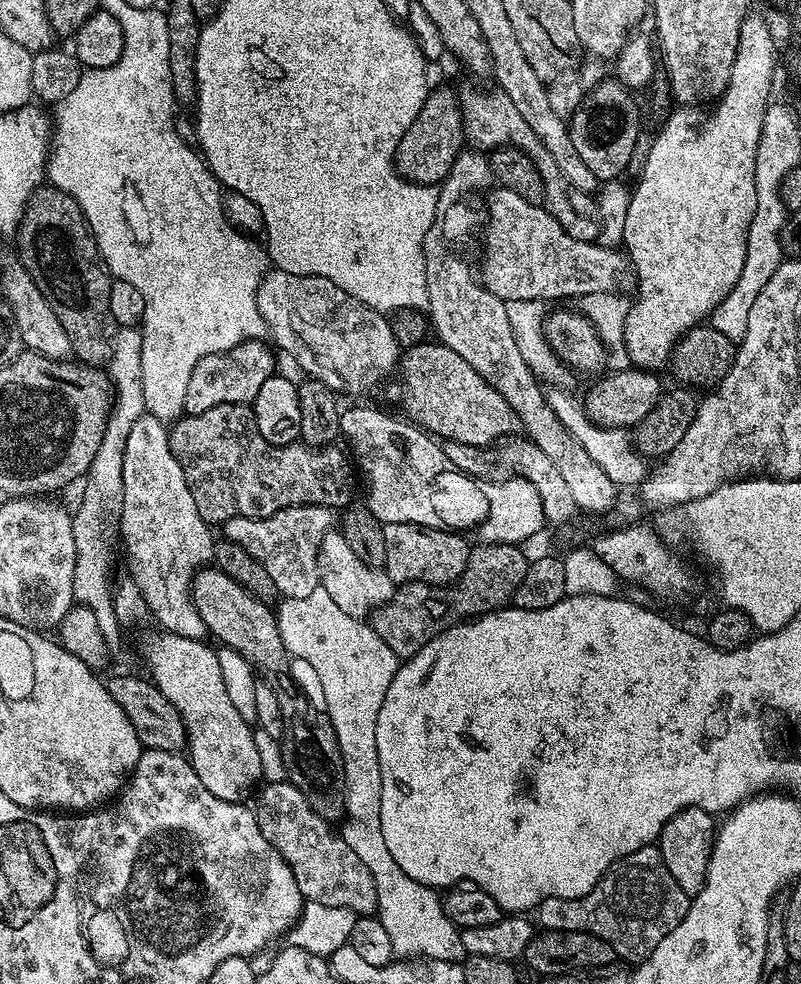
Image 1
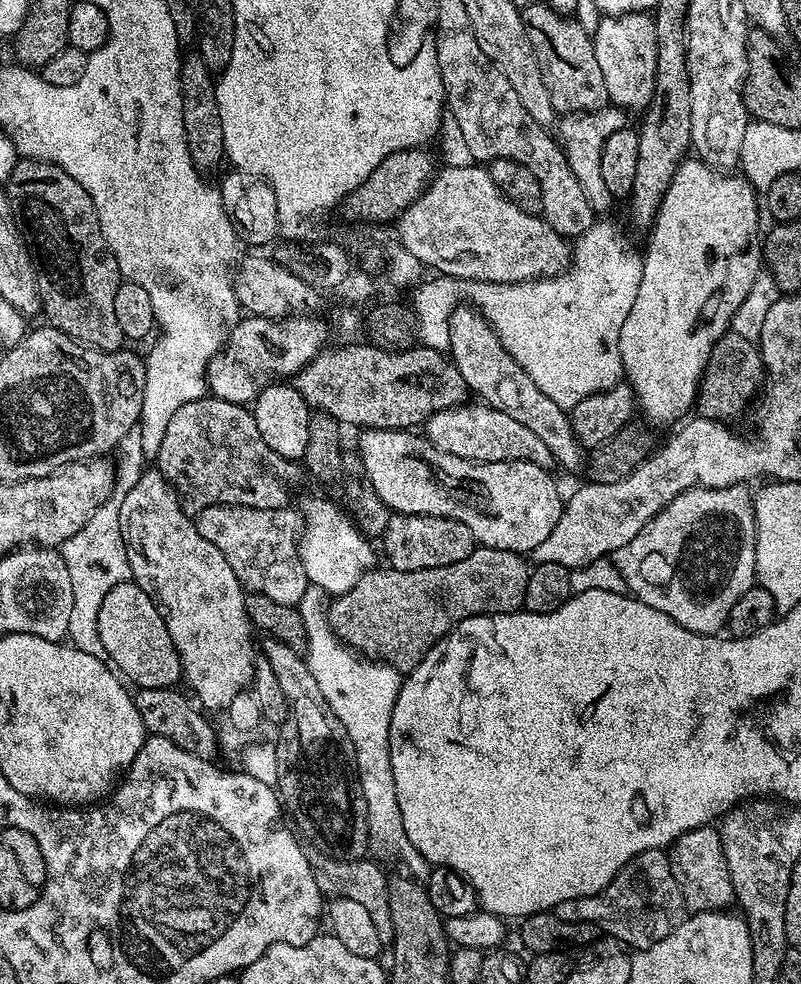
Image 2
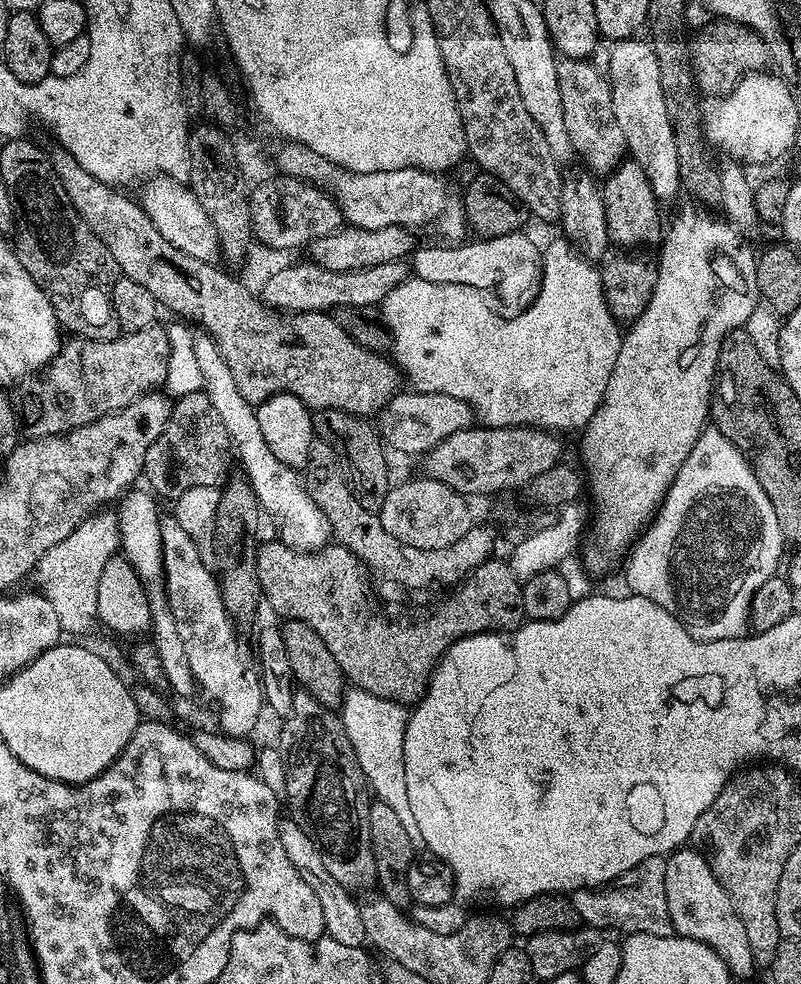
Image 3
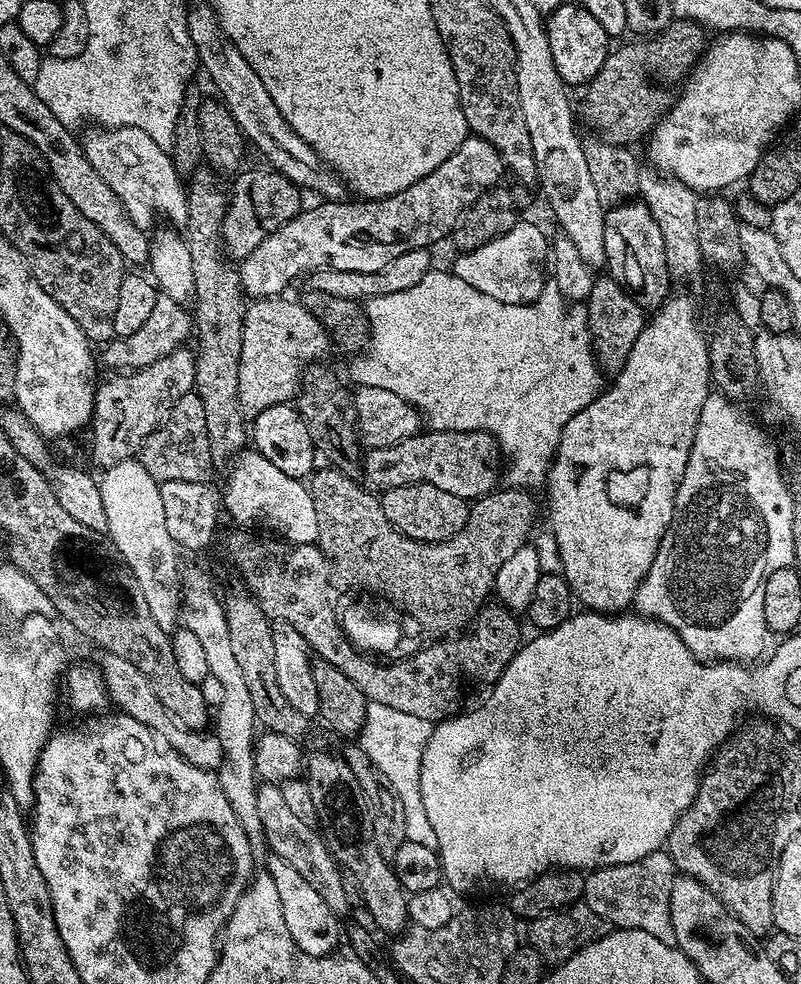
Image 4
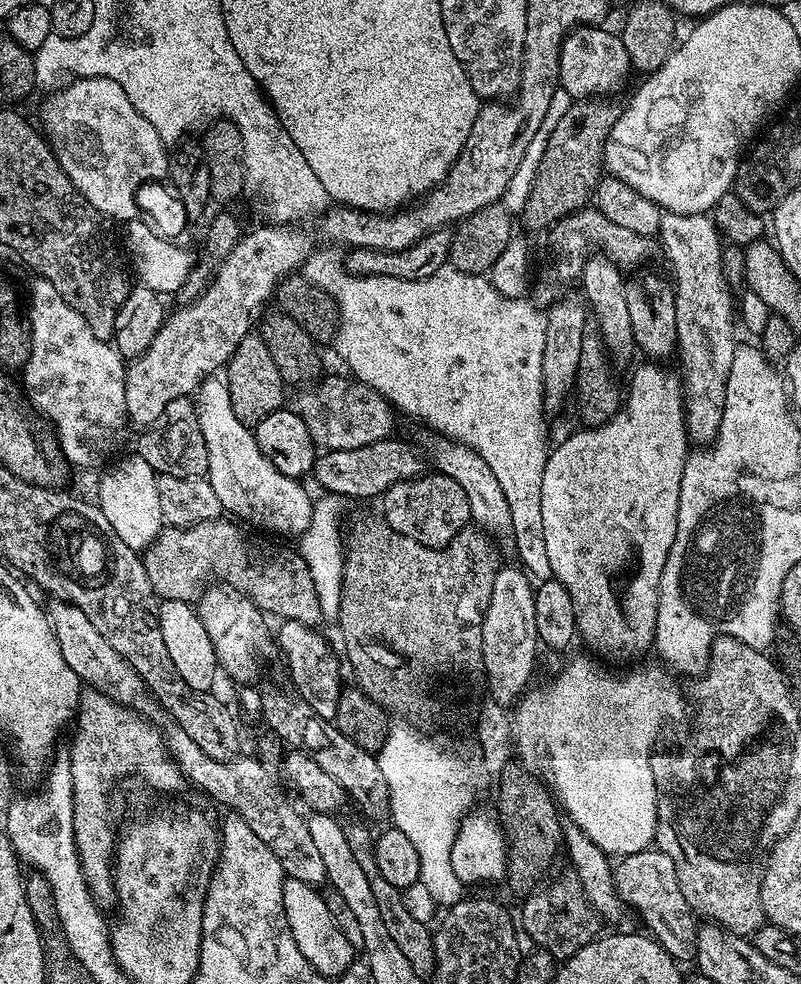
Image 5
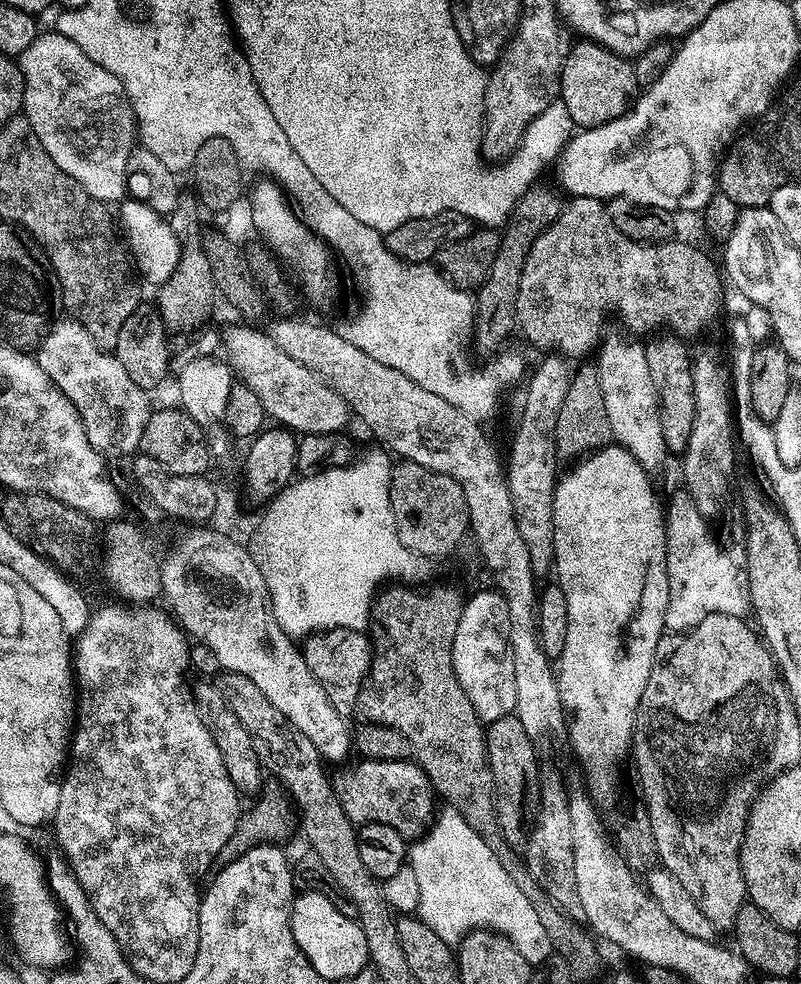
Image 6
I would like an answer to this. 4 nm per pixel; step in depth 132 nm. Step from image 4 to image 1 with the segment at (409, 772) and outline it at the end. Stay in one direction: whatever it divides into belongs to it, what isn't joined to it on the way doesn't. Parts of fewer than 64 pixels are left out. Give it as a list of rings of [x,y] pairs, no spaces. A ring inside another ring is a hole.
[[[322,587],[316,588],[314,594],[306,594],[306,598],[284,598],[279,601],[280,609],[275,609],[276,625],[280,631],[280,637],[284,643],[284,649],[288,651],[289,657],[300,660],[308,660],[308,664],[312,668],[316,668],[316,672],[320,676],[324,676],[324,704],[323,711],[327,712],[330,722],[334,726],[334,734],[336,741],[340,747],[340,759],[346,762],[346,795],[343,797],[342,804],[346,809],[346,815],[343,817],[344,825],[338,828],[338,834],[346,842],[346,846],[350,846],[350,850],[354,850],[354,854],[358,854],[358,858],[362,858],[362,862],[370,870],[370,874],[374,878],[374,886],[376,887],[376,903],[384,906],[384,904],[404,904],[404,952],[403,955],[408,958],[423,958],[425,960],[441,960],[442,962],[452,962],[459,964],[465,959],[466,953],[464,943],[460,941],[461,929],[456,927],[454,922],[450,922],[450,918],[446,918],[446,910],[441,893],[435,888],[428,888],[422,882],[414,882],[414,878],[410,878],[406,874],[406,870],[402,870],[402,866],[398,866],[398,862],[394,862],[393,855],[386,846],[386,842],[382,838],[382,818],[380,817],[380,795],[382,794],[382,774],[378,766],[378,746],[374,742],[374,726],[378,726],[378,710],[382,710],[382,698],[386,698],[386,690],[390,690],[390,682],[394,682],[394,674],[399,670],[402,660],[401,657],[394,654],[394,650],[390,650],[390,646],[386,646],[386,642],[382,642],[382,638],[378,638],[378,634],[372,629],[371,623],[365,622],[363,619],[346,614],[334,603],[334,598],[330,598],[330,594],[326,594],[326,590]]]

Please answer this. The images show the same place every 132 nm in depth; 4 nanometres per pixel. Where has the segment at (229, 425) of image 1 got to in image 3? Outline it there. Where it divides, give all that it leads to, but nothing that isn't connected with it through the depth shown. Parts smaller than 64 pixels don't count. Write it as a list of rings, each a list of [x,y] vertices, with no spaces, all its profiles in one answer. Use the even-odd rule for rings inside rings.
[[[191,392],[179,397],[172,405],[172,413],[158,438],[146,450],[146,462],[144,463],[143,479],[149,480],[153,493],[161,492],[164,496],[175,498],[181,496],[186,490],[194,486],[214,486],[220,488],[229,479],[228,454],[230,458],[230,441],[228,432],[222,426],[222,418],[218,418],[218,410],[214,410],[214,402],[205,392]]]

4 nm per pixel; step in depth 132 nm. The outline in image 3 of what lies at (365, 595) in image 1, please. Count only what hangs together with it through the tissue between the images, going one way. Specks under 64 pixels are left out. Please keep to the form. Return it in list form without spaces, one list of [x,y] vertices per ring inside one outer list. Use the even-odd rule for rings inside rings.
[[[246,406],[246,412],[242,412],[242,416],[226,416],[224,412],[218,412],[218,418],[222,418],[222,426],[228,432],[235,457],[237,454],[240,458],[240,464],[244,467],[243,475],[254,490],[257,505],[263,511],[265,508],[281,524],[279,543],[288,544],[300,552],[315,552],[316,549],[325,547],[334,536],[330,522],[312,501],[301,473],[286,466],[286,462],[278,462],[278,458],[274,458],[274,453],[270,451],[270,446],[266,446],[266,438],[262,438],[262,429],[258,427],[256,408]]]

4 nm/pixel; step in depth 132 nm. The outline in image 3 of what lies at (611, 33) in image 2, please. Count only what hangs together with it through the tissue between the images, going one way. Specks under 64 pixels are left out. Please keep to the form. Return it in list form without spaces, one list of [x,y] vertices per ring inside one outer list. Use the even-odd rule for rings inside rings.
[[[640,39],[618,40],[611,45],[606,75],[608,83],[612,85],[614,118],[618,118],[622,134],[626,134],[631,159],[636,160],[642,170],[646,170],[646,178],[650,178],[657,201],[665,202],[675,192],[681,191],[678,146],[674,142],[668,103],[664,101],[656,51],[647,39]]]

